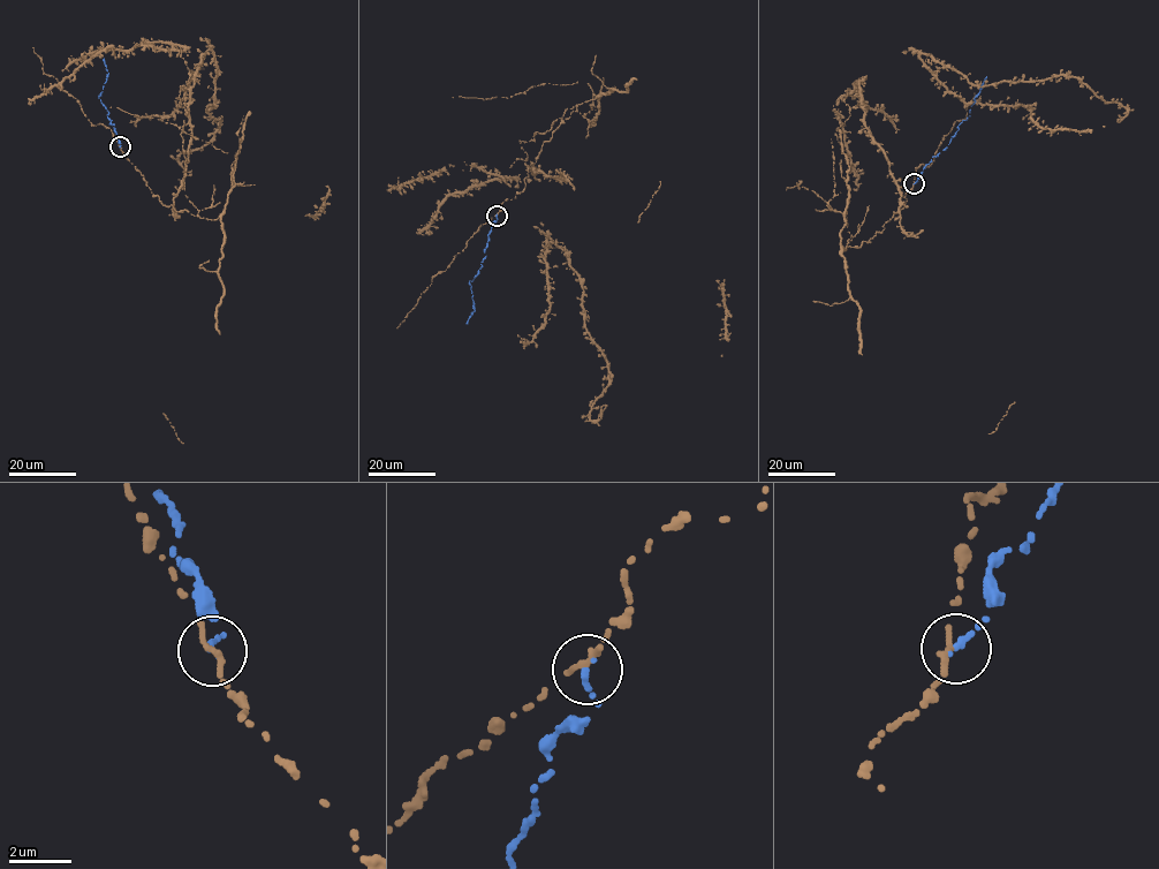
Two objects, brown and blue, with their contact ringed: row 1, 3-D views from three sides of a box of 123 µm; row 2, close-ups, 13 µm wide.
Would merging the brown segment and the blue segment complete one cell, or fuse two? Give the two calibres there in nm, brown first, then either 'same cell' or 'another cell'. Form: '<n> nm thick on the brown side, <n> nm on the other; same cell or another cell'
280 nm thick on the brown side, 220 nm on the other; another cell

